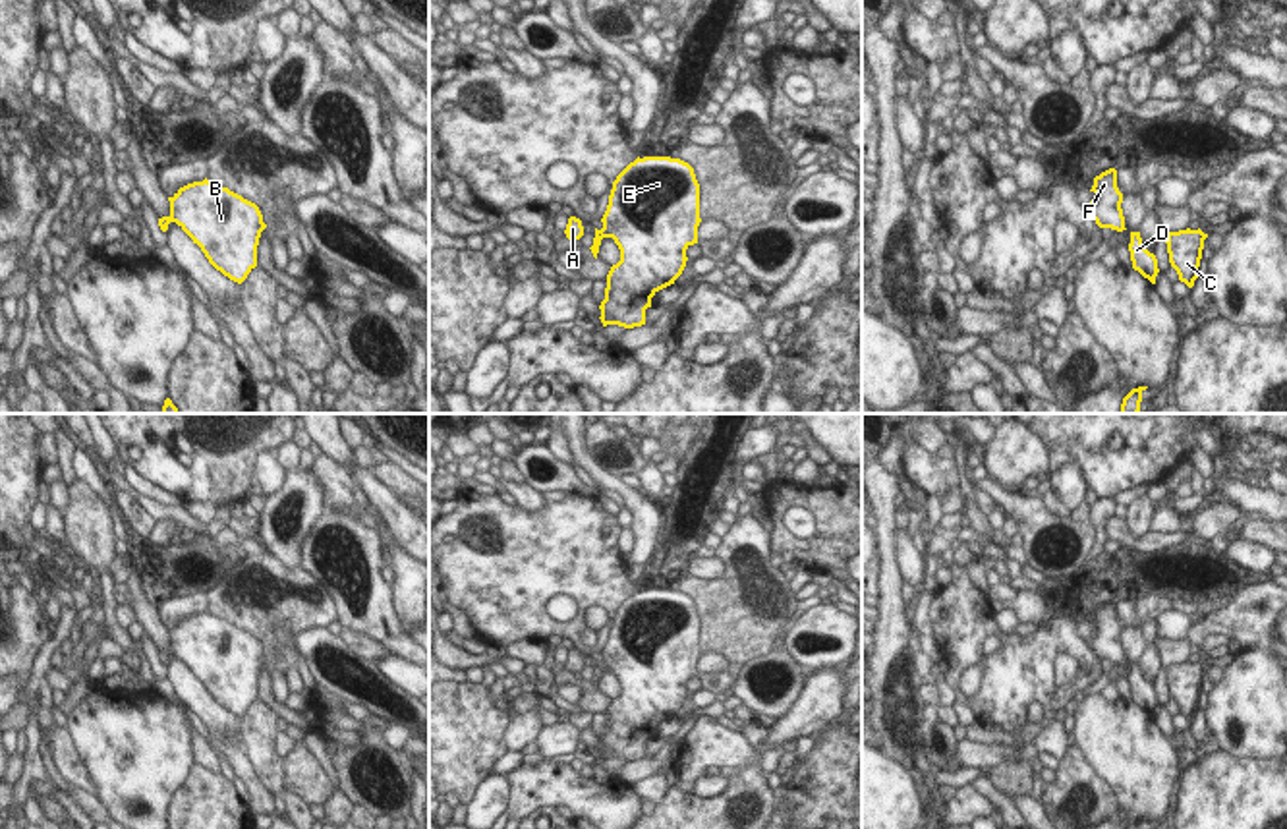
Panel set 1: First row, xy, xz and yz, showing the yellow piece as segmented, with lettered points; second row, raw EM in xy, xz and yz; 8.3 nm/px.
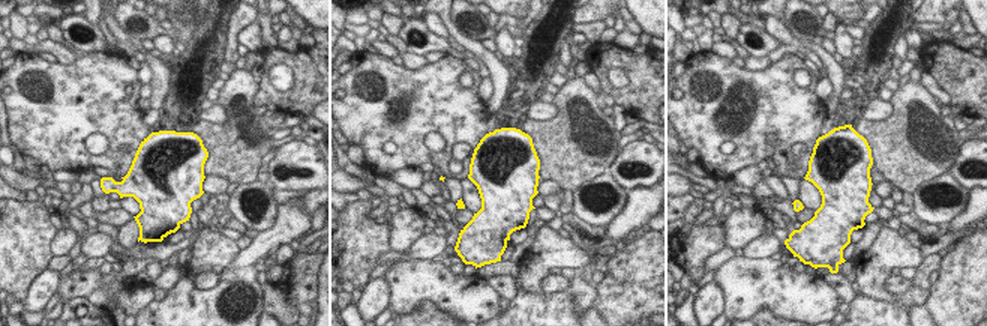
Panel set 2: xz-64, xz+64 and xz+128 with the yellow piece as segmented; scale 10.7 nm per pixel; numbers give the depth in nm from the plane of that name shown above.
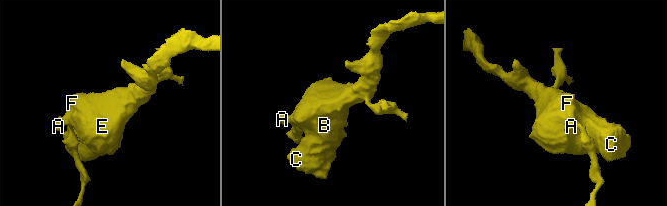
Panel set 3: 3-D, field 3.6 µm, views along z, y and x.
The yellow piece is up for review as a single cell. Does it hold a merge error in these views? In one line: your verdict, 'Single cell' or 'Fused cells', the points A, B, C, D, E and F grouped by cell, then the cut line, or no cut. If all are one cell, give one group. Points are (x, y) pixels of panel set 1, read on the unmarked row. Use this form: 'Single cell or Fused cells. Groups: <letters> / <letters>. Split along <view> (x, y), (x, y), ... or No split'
Single cell. Groups: A B C D E F. No split.

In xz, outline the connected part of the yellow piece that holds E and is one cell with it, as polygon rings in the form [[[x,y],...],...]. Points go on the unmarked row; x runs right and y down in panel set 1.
[[[671,589],[630,595],[613,615],[603,661],[595,661],[597,692],[603,671],[613,671],[620,694],[607,707],[601,756],[645,758],[651,730],[674,717],[686,700],[686,682],[698,676],[700,616],[694,601]]]

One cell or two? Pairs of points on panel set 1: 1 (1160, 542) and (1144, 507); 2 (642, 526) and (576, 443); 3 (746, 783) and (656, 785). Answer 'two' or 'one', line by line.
1: two
2: one
3: two

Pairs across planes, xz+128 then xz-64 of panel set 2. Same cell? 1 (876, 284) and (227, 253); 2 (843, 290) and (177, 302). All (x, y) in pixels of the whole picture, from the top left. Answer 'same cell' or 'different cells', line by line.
1: same cell
2: different cells

